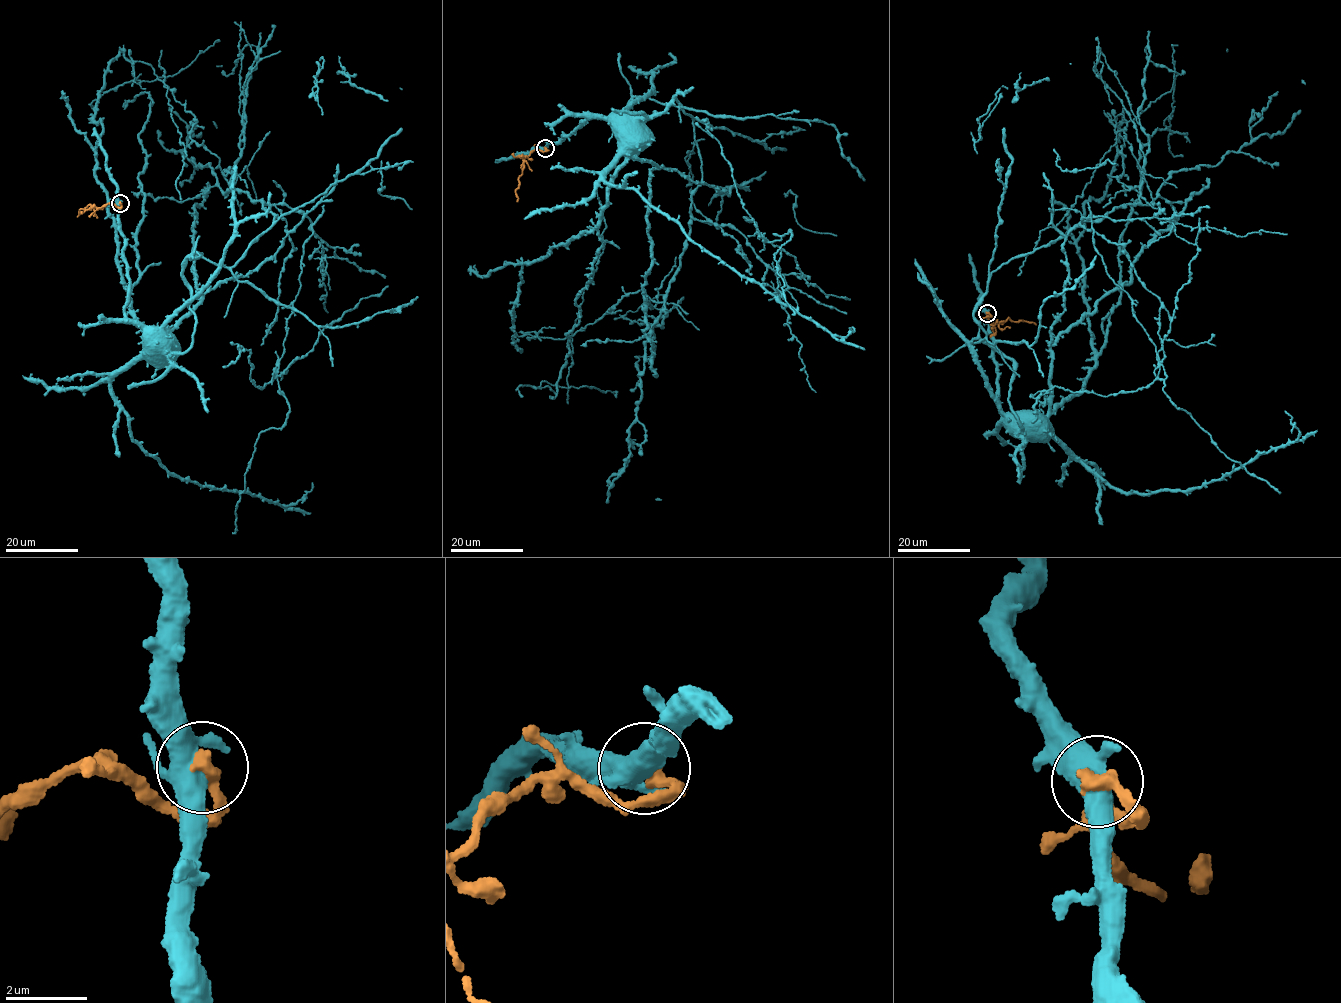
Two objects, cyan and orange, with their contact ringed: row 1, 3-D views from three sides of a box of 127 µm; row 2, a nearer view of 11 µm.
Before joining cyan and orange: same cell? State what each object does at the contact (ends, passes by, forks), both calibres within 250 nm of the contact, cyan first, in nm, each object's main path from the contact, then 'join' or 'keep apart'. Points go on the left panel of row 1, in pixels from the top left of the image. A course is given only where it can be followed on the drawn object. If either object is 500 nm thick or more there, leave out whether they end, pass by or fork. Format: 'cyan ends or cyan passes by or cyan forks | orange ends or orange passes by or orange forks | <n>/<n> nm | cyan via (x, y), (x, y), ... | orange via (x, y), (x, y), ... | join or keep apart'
cyan forks | orange ends | 440/420 nm | cyan via (120, 203), (125, 315), (154, 341), (199, 301), (195, 207), (230, 184), (165, 85), (186, 156), (180, 199) | orange via (120, 203), (119, 207), (108, 203), (100, 207), (90, 205), (80, 209), (76, 217) | keep apart

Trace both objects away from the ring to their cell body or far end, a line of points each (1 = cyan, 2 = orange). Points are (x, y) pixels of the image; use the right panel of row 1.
1: (987, 313), (1001, 418), (1043, 417), (1052, 342), (1183, 210), (1119, 182), (1126, 127), (1017, 275)
2: (987, 313), (992, 323), (1008, 318), (1036, 325)

